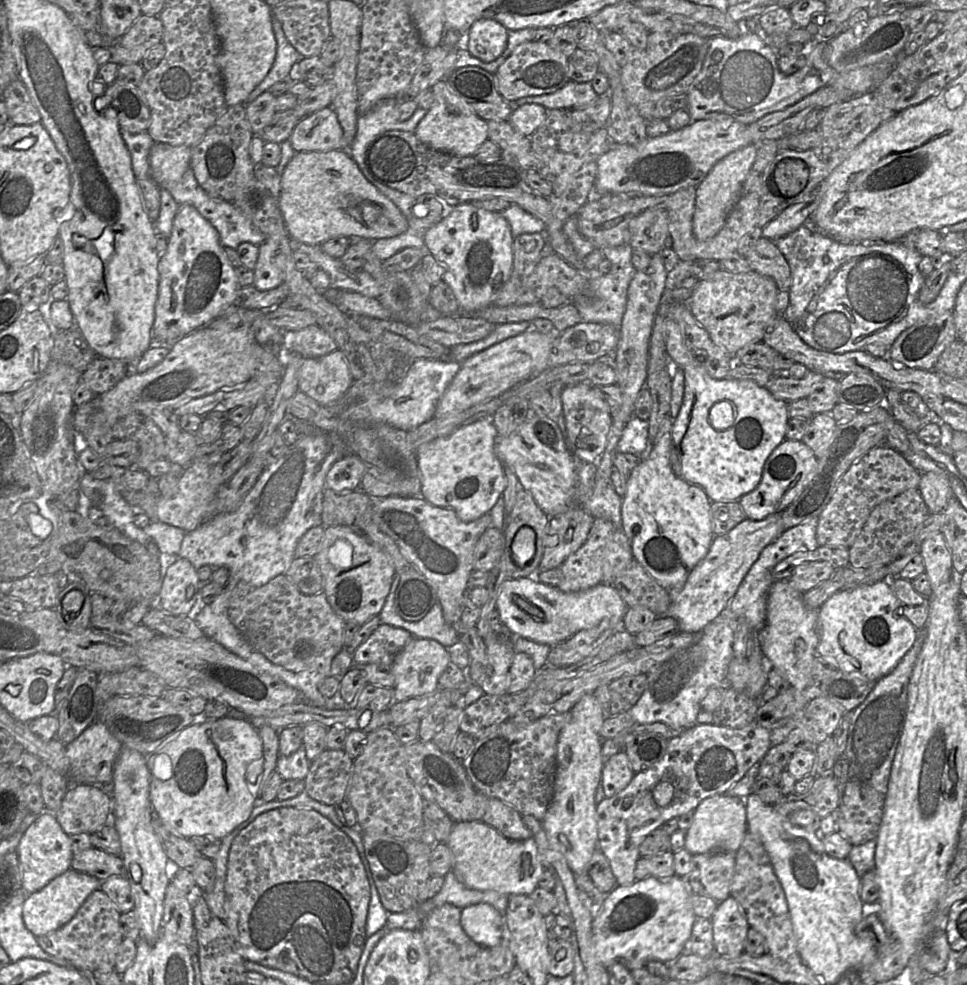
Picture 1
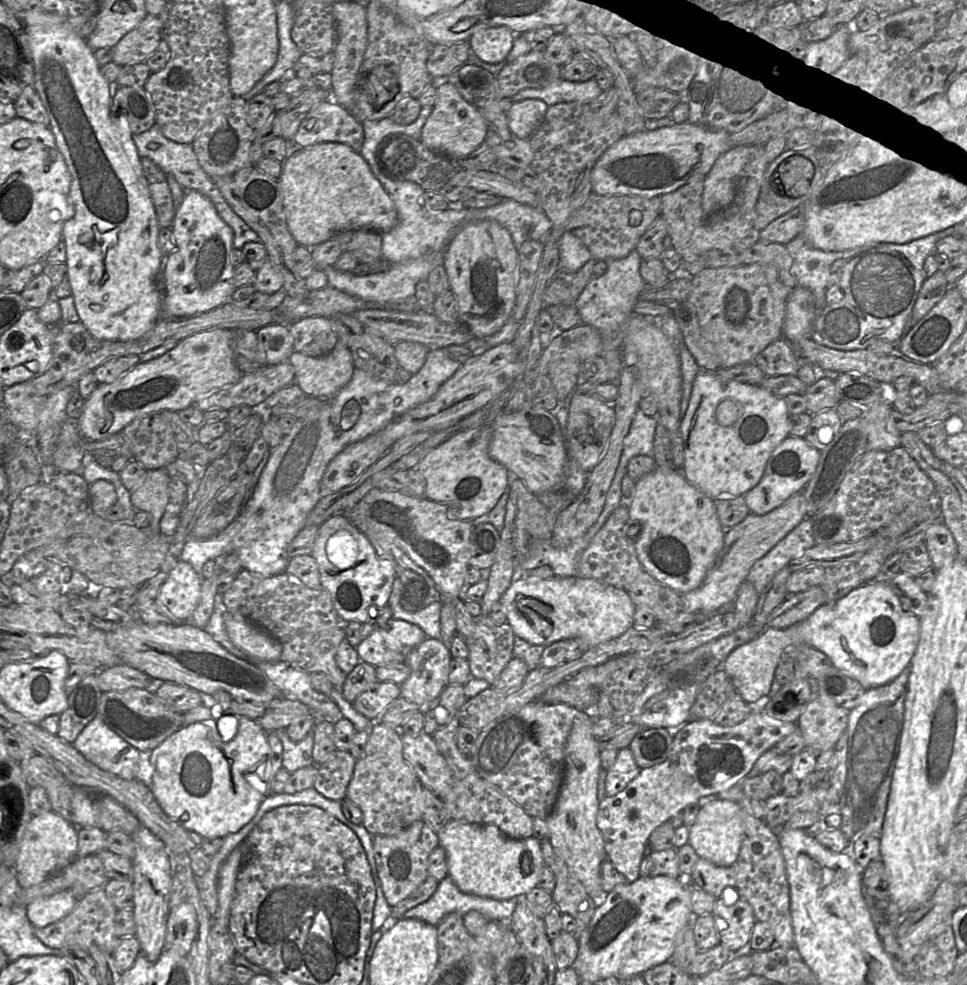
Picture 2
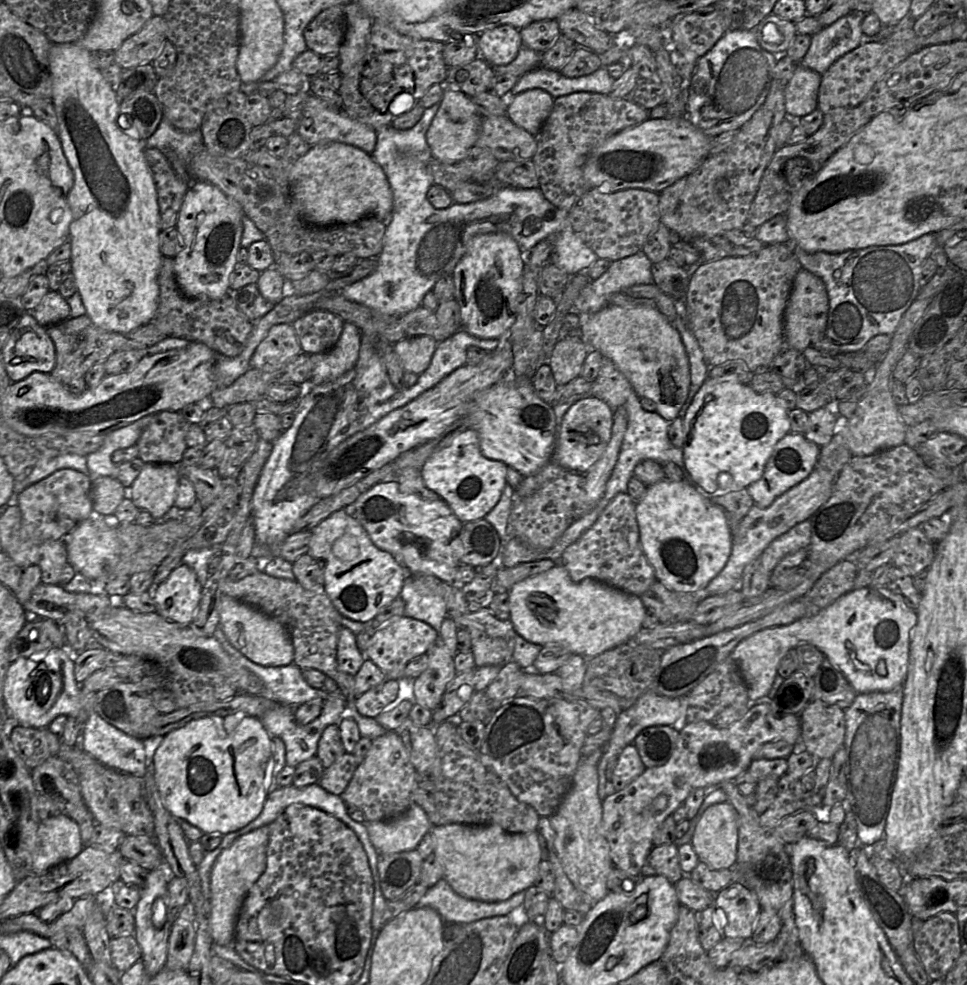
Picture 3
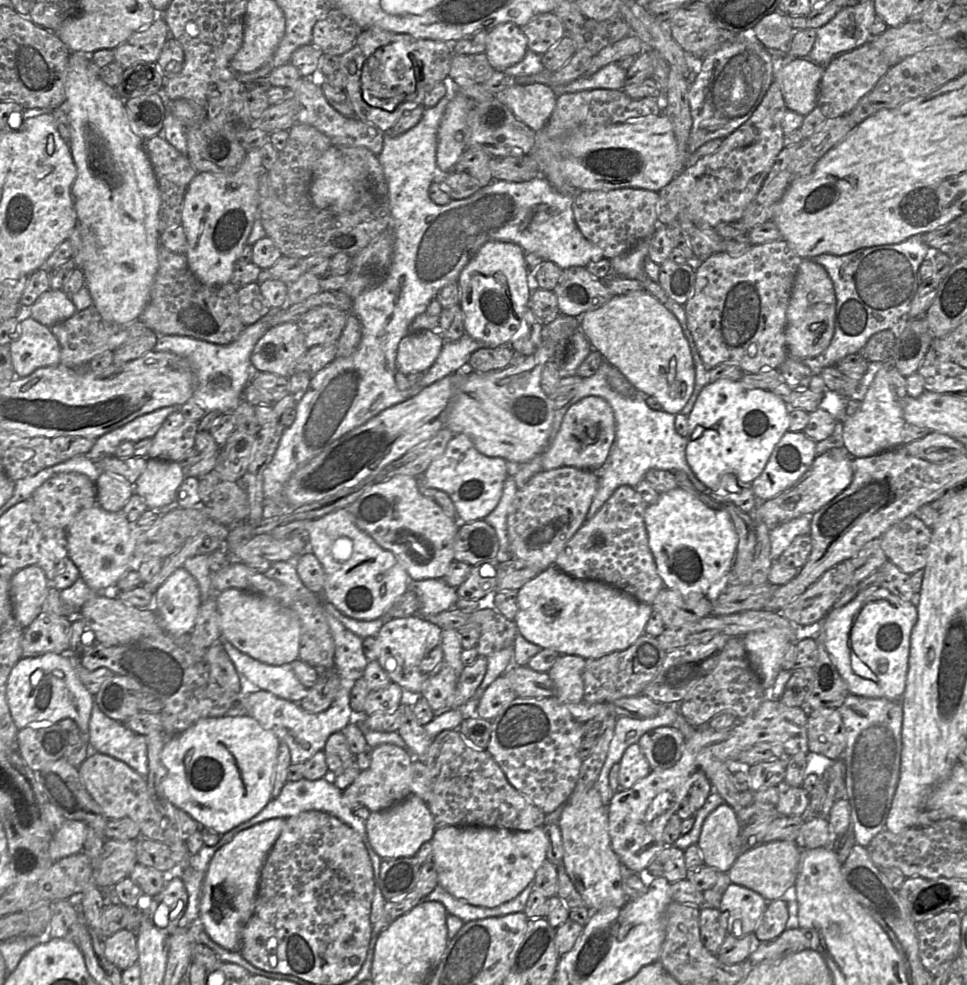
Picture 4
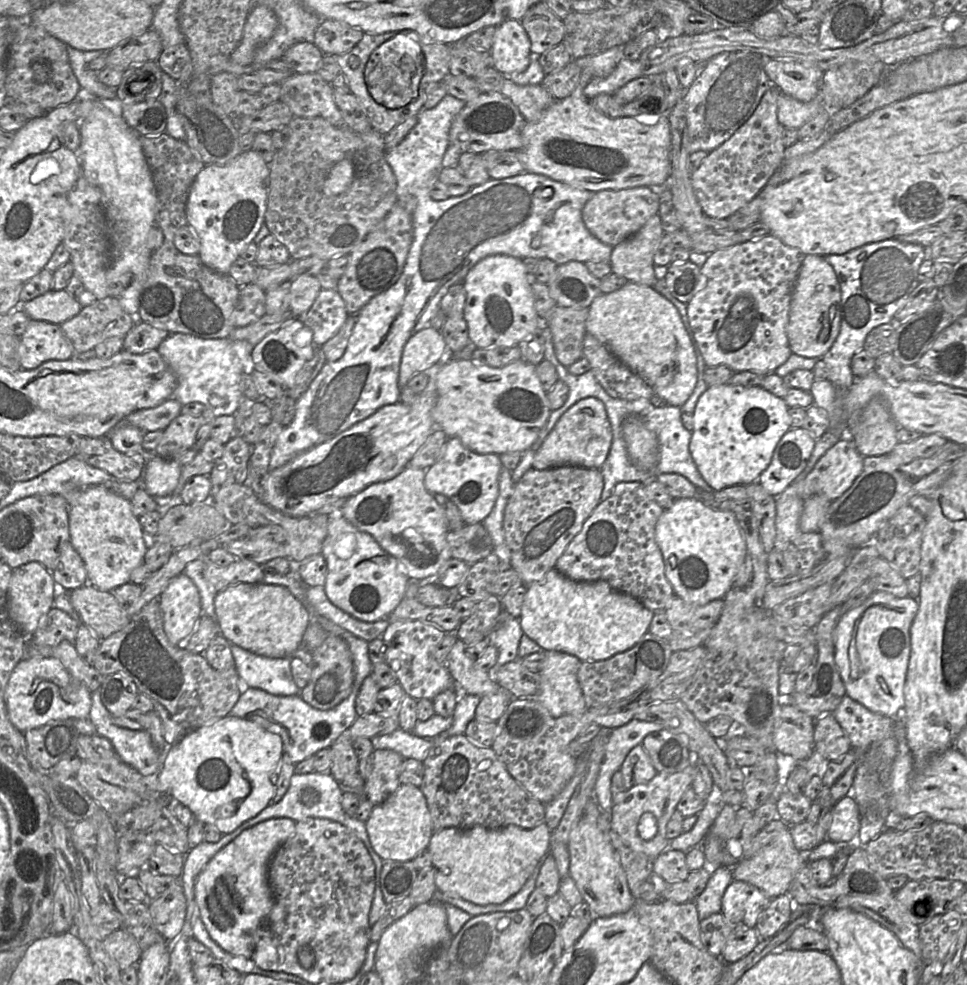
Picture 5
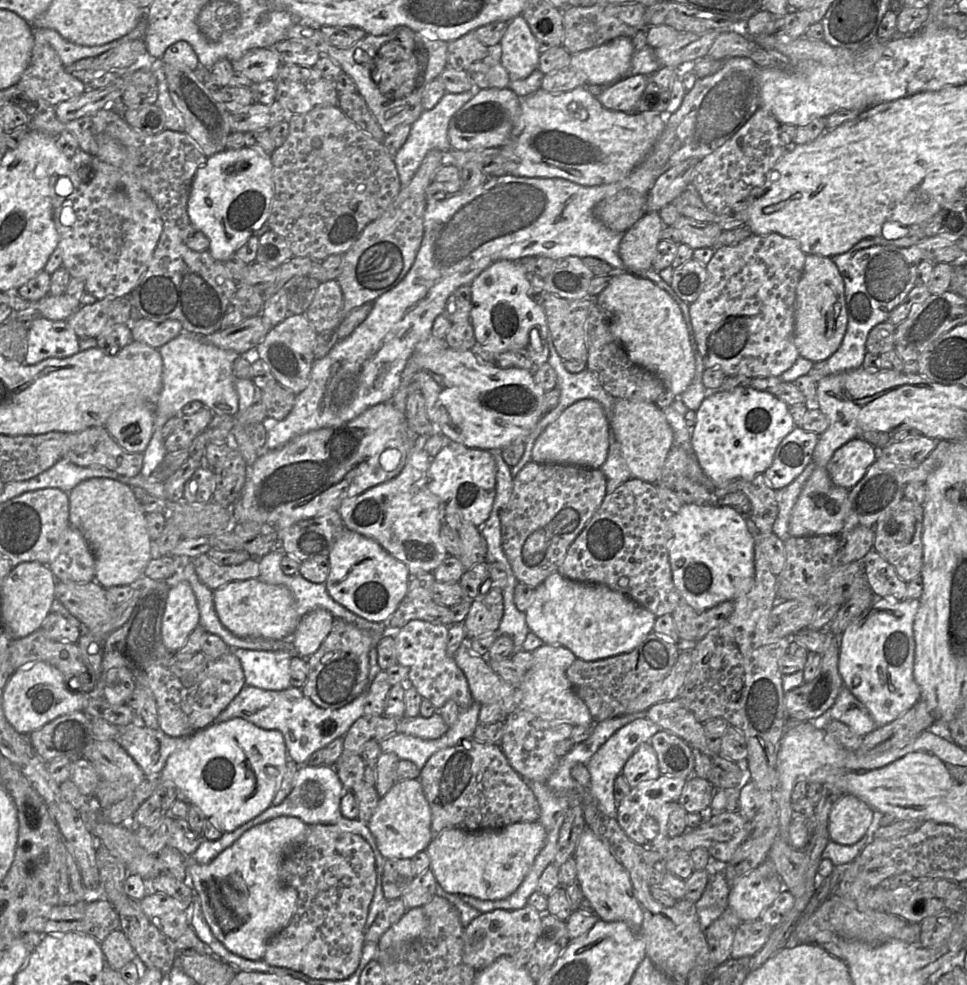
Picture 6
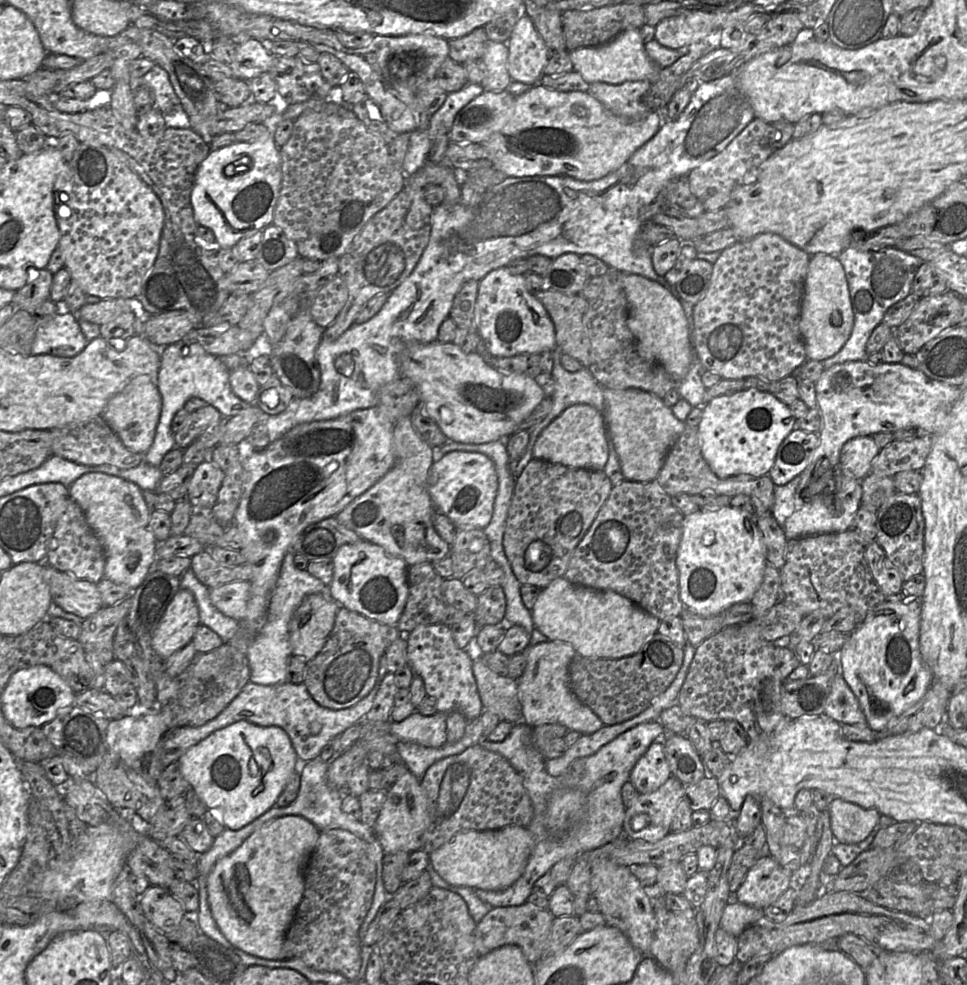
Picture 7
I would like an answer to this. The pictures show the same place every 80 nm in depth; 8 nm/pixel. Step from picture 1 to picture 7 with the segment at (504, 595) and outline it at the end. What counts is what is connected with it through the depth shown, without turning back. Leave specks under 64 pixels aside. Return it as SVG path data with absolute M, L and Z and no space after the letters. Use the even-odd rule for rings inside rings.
M565 577L554 579L542 588L531 610L533 623L550 641L570 643L576 653L589 658L622 658L635 654L643 644L657 633L660 620L629 598L612 590L594 589L570 582Z

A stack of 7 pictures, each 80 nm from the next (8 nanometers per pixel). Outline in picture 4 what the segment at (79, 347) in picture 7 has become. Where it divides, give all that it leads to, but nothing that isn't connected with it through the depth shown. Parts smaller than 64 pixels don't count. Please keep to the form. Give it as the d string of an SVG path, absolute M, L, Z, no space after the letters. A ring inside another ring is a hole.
M32 317L22 319L16 338L9 344L12 366L17 377L60 364L60 345L51 331Z

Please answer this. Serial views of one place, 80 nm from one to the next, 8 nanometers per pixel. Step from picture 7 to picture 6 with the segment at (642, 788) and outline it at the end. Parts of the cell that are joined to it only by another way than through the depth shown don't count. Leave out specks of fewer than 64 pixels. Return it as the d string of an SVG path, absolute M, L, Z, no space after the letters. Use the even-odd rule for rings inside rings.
M649 742L640 744L628 759L621 773L631 789L661 775L655 750Z

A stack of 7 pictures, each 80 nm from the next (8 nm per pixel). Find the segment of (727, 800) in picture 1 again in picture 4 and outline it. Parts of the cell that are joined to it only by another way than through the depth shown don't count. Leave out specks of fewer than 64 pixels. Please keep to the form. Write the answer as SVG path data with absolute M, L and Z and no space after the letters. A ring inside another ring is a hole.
M721 804L705 819L696 844L705 865L727 873L741 851L739 823L734 810Z

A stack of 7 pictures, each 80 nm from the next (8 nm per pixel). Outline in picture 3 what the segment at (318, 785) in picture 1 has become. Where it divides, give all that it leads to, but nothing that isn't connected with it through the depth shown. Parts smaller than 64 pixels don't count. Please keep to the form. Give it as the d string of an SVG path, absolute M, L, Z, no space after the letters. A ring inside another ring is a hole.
M345 753L324 769L319 785L326 791L341 795L347 788L358 764L352 753Z

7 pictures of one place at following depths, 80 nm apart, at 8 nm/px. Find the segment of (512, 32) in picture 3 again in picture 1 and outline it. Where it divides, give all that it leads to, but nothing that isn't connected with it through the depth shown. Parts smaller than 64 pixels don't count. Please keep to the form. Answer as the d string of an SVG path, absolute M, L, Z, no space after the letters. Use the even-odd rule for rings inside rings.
M487 18L475 21L465 36L466 49L484 62L496 60L507 42L508 30L498 21Z

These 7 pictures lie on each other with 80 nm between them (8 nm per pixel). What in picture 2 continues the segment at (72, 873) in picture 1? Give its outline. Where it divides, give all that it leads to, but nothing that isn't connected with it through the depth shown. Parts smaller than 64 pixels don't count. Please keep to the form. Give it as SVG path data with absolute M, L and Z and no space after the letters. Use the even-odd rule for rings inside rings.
M63 890L33 900L26 906L26 915L33 927L45 927L71 913L78 900L70 891Z

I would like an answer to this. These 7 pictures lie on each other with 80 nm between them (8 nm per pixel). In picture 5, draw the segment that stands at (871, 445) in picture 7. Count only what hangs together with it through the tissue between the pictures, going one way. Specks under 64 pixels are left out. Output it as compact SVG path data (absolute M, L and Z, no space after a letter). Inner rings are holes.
M840 439L821 456L804 478L801 498L806 500L813 495L821 495L829 501L839 498L862 472L863 460L864 457L858 452L852 440Z

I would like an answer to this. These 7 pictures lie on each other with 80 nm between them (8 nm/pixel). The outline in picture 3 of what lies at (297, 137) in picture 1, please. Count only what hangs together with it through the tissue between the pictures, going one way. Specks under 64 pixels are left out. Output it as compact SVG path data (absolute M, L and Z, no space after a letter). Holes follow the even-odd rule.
M310 94L297 132L315 146L331 141L355 146L371 155L377 142L377 131L349 117L343 109L331 108L325 101Z

